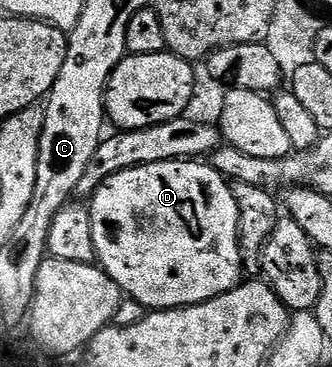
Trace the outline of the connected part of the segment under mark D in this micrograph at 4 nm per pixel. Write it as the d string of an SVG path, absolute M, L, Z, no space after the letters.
M180 160L177 162L158 162L148 166L129 168L125 172L117 172L97 188L97 192L89 200L91 219L93 220L93 244L98 265L114 280L124 295L134 298L148 311L176 310L179 306L196 306L202 302L213 300L225 292L238 286L245 271L241 252L239 251L239 213L237 200L233 200L232 183L222 178L213 167L203 160Z

